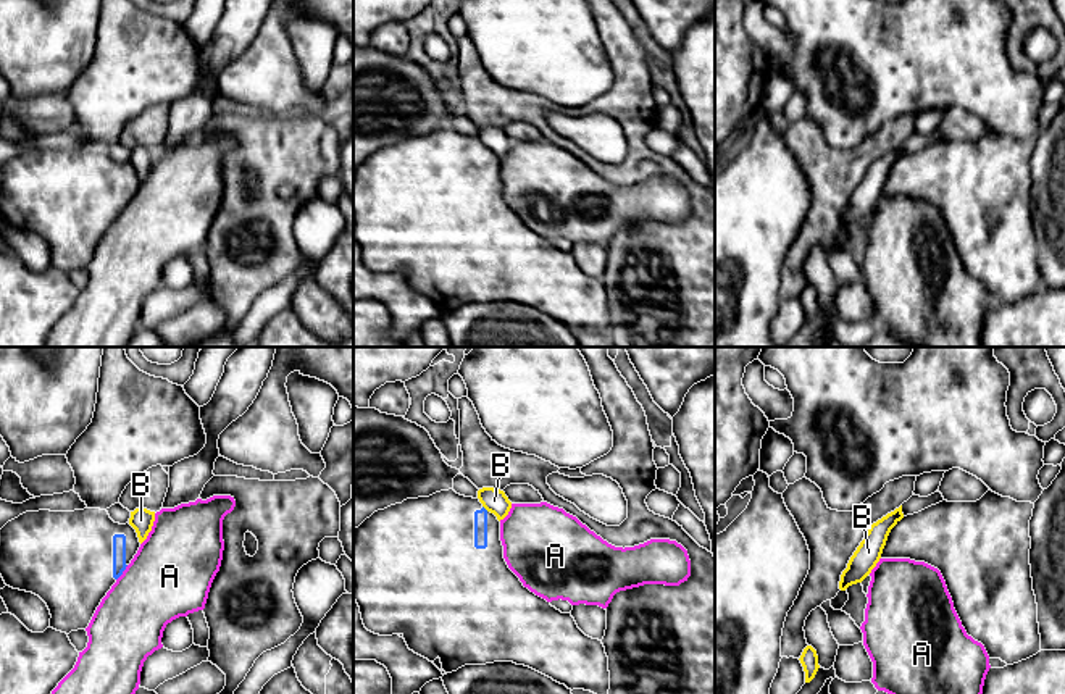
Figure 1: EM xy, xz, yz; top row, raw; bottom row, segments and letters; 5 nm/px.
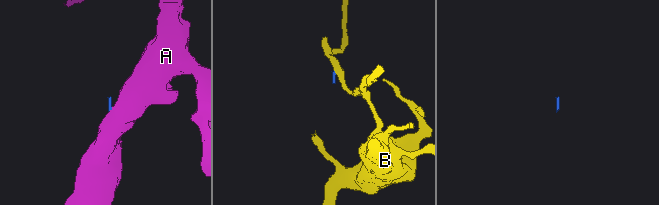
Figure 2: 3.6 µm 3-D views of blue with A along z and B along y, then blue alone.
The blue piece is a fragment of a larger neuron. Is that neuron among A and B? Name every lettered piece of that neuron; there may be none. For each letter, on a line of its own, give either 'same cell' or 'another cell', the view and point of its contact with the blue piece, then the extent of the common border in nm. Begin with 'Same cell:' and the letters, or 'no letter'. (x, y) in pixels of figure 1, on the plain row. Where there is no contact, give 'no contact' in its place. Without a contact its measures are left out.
Same cell: no letter
A: another cell | xy (121, 212) | 100 nm
B: another cell | xz (484, 147) | 40 nm

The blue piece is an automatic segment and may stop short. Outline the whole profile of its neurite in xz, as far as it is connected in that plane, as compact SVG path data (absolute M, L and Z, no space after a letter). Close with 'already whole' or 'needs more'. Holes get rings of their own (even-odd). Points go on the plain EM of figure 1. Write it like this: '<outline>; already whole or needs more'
M449 128L374 150L353 168L353 237L368 270L379 274L402 273L415 292L429 300L439 295L445 311L465 303L513 300L571 329L584 328L608 336L608 295L602 279L586 274L571 252L562 252L523 224L503 197L500 160L479 137Z; needs more

